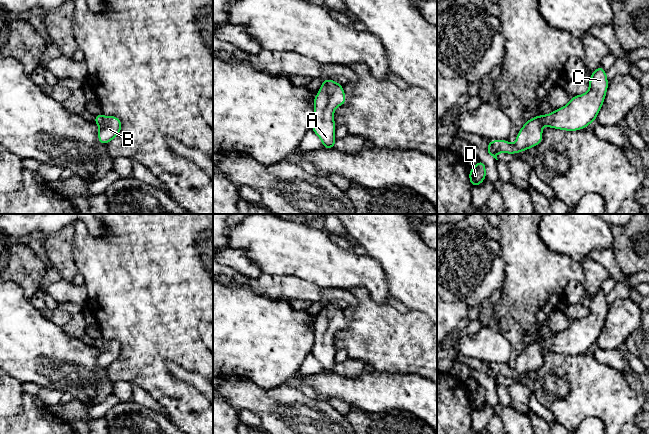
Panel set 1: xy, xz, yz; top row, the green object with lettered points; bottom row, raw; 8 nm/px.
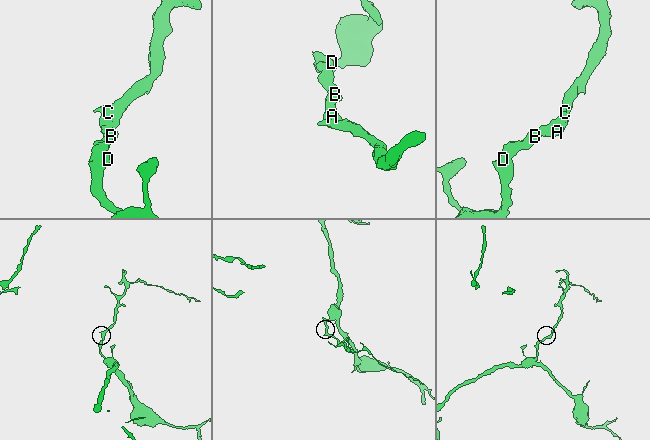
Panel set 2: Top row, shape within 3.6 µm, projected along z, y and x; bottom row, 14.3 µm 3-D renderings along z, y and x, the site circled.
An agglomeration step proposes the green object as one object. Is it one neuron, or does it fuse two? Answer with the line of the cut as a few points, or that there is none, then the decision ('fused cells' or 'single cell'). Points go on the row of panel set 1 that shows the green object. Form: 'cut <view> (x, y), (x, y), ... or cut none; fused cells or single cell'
cut none; single cell

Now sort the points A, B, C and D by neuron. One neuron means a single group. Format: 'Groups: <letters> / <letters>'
Groups: A B C D

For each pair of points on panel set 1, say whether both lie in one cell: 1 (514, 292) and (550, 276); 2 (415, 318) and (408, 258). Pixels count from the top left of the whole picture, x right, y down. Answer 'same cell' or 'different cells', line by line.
1: same cell
2: different cells

